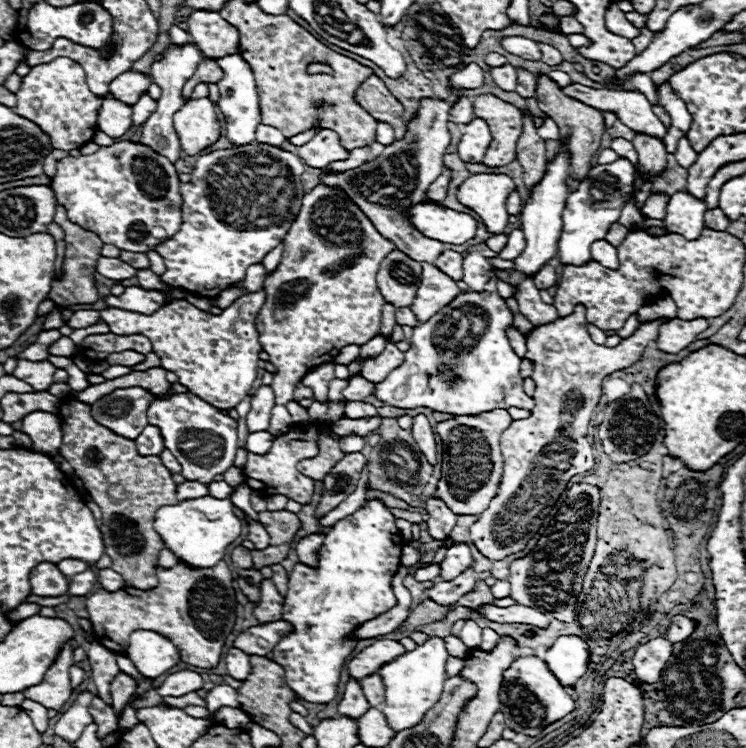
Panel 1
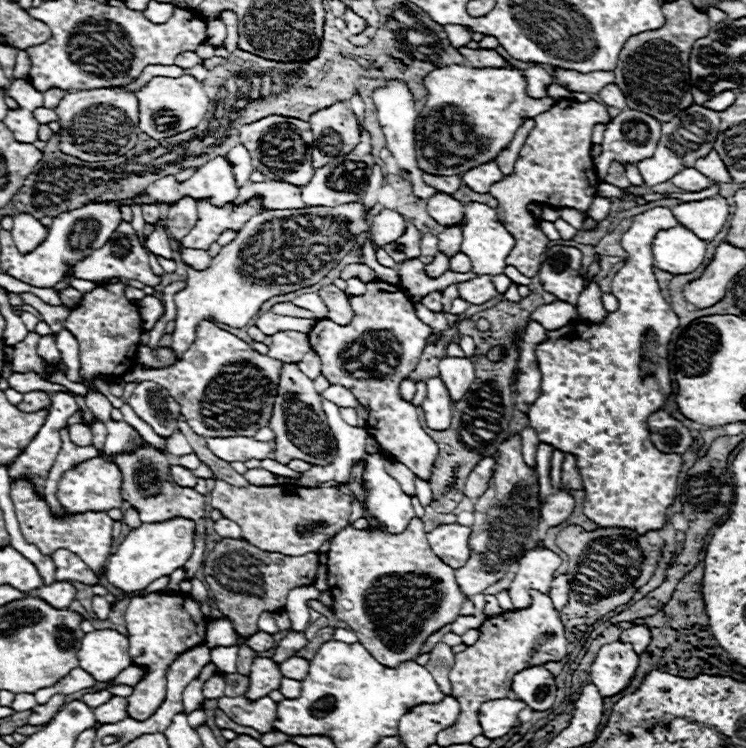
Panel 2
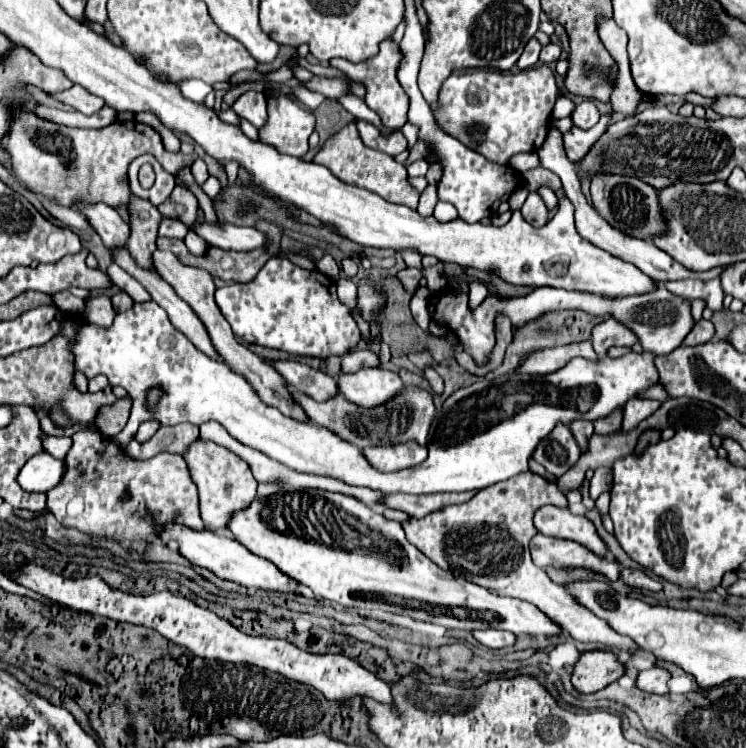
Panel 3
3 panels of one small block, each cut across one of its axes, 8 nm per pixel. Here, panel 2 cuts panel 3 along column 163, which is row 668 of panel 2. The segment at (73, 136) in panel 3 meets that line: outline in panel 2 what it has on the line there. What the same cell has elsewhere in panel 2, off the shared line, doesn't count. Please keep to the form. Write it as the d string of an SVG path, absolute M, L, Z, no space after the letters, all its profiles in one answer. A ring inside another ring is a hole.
M150 592L144 596L132 596L126 610L126 626L130 640L132 664L142 666L146 676L132 688L128 700L128 716L134 720L146 720L158 710L166 696L166 670L174 656L190 650L206 640L206 626L210 616L202 614L200 604L186 594Z

